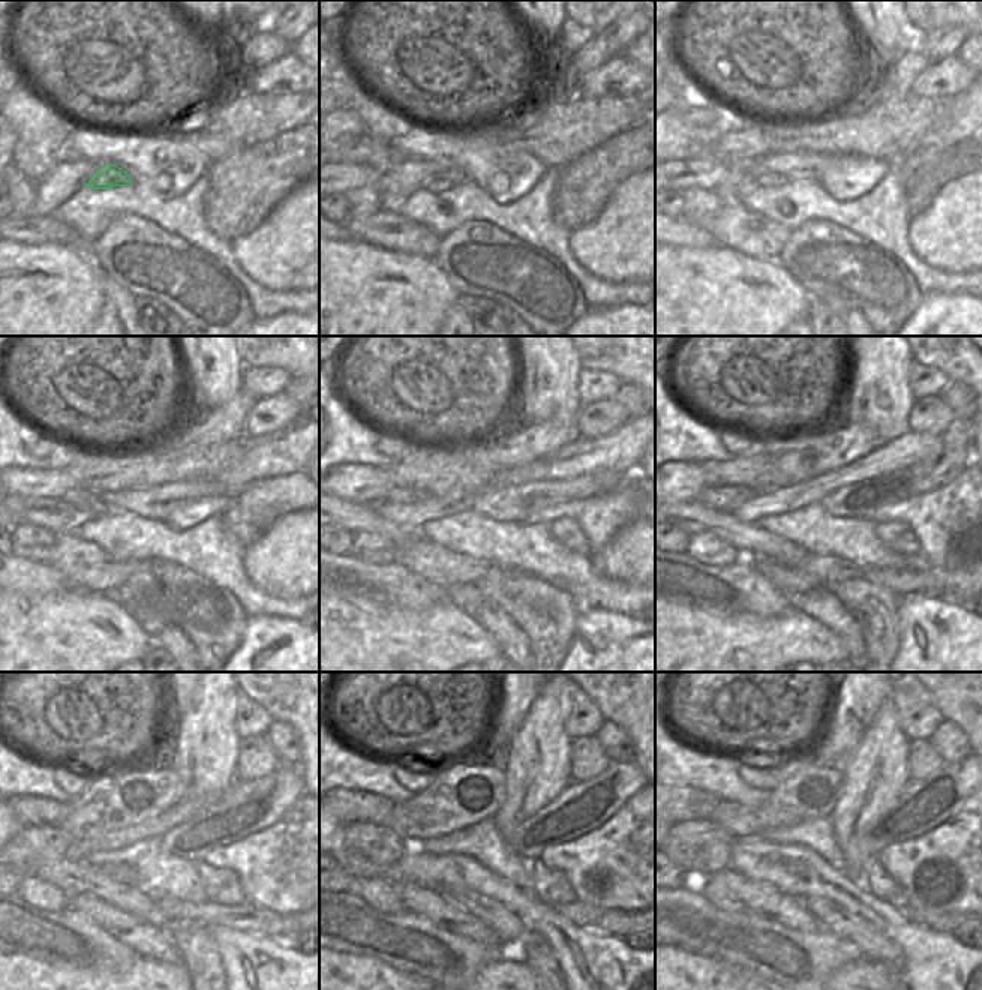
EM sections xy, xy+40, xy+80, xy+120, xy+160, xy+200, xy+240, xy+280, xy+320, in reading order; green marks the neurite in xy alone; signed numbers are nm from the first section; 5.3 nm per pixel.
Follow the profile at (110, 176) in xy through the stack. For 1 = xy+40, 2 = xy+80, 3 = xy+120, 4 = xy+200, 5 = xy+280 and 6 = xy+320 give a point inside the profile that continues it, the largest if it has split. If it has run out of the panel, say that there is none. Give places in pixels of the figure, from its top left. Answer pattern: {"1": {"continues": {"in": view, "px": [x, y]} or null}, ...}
{"1": {"continues": {"in": "xy+40", "px": [437, 182]}}, "2": {"continues": {"in": "xy+80", "px": [765, 179]}}, "3": {"continues": {"in": "xy+120", "px": [83, 498]}}, "4": {"continues": {"in": "xy+200", "px": [723, 498]}}, "5": {"continues": {"in": "xy+280", "px": [365, 849]}}, "6": {"continues": {"in": "xy+320", "px": [700, 848]}}}

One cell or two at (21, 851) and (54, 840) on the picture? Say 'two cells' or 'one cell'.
one cell

